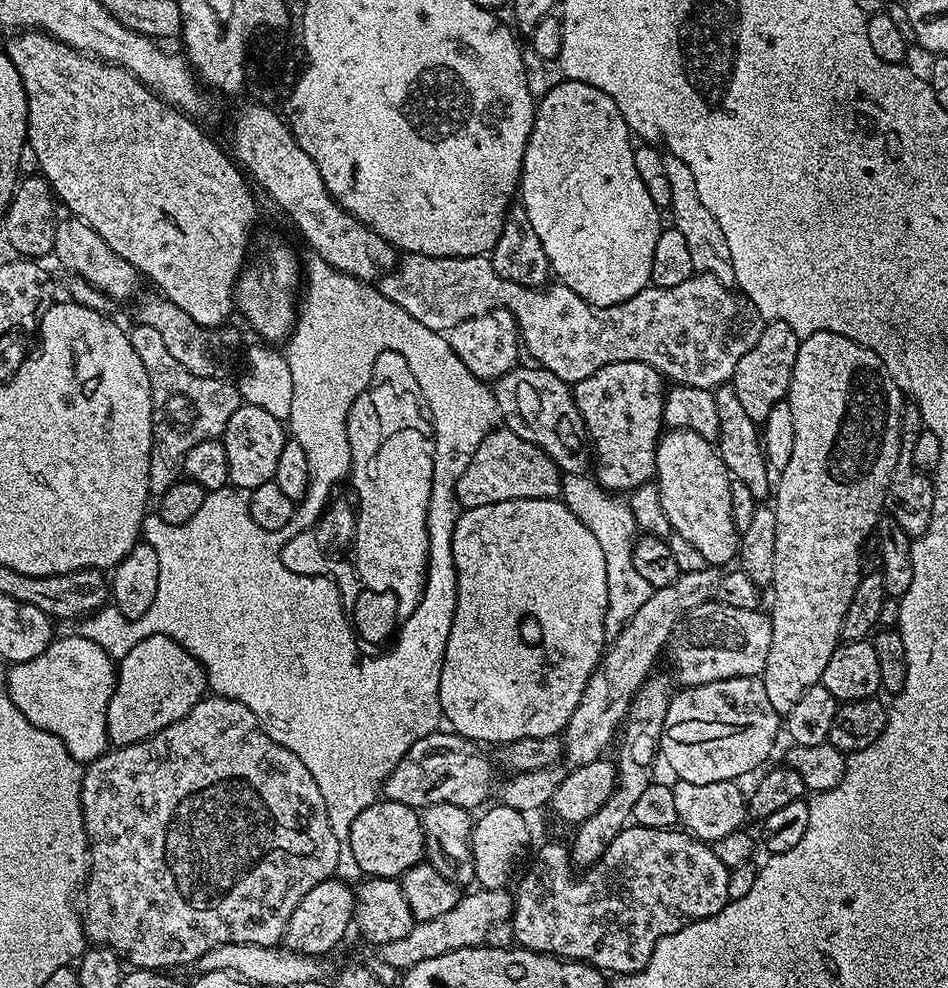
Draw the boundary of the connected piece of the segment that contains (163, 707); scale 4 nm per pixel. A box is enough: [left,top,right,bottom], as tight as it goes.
[106,634,209,746]

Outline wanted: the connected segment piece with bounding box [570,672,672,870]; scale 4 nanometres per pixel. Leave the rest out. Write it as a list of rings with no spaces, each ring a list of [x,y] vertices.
[[[659,672],[653,673],[644,684],[637,690],[635,698],[632,699],[628,708],[628,715],[625,716],[622,731],[618,736],[620,753],[614,756],[616,766],[616,782],[613,792],[604,801],[590,818],[586,818],[575,829],[572,840],[570,839],[570,855],[573,865],[577,869],[587,870],[596,864],[606,854],[610,842],[618,838],[623,828],[629,827],[632,820],[634,802],[638,802],[639,796],[646,791],[646,786],[654,782],[652,767],[660,756],[660,735],[665,726],[666,710],[672,697],[670,690],[671,677],[666,677]]]

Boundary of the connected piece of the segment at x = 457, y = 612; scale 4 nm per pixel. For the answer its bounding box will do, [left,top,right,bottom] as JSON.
[438,498,607,746]

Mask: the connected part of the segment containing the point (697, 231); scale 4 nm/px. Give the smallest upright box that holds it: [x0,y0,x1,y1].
[664,154,735,285]

